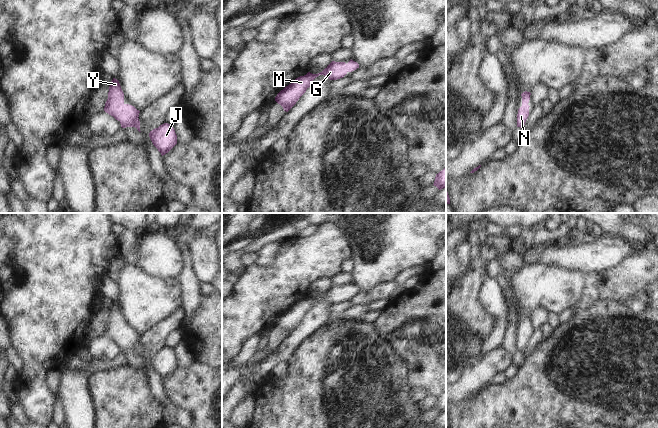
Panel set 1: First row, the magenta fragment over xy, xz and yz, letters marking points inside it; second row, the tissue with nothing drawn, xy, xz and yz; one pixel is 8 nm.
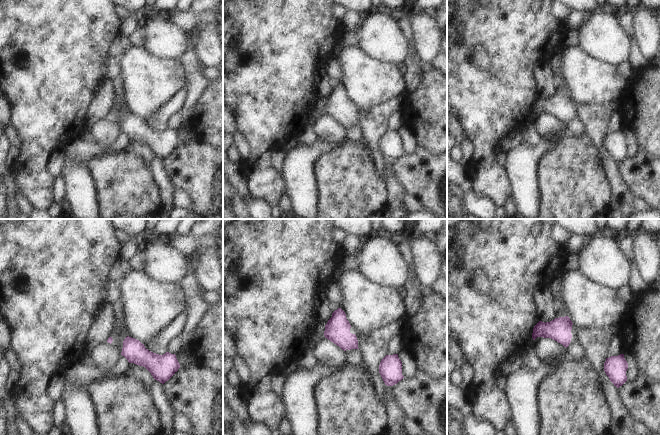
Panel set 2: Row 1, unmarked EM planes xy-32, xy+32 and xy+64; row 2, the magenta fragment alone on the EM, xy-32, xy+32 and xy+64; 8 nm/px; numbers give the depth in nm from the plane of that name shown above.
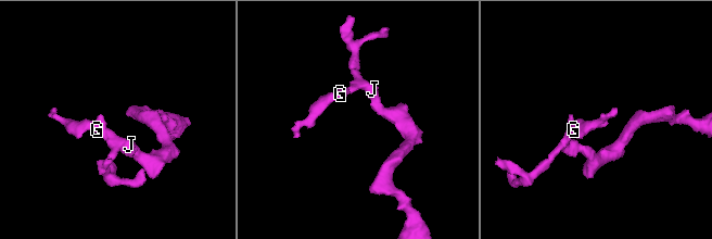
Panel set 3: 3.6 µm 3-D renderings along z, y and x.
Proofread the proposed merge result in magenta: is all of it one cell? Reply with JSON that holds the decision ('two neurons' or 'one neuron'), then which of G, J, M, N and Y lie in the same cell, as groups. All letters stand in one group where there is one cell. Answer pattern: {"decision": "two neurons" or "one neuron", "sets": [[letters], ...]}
{"decision": "one neuron", "sets": [["G", "J", "M", "N", "Y"]]}

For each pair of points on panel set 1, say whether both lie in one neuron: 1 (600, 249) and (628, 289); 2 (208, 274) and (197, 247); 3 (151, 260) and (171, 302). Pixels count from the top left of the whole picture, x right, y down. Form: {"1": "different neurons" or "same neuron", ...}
{"1": "different neurons", "2": "same neuron", "3": "different neurons"}

